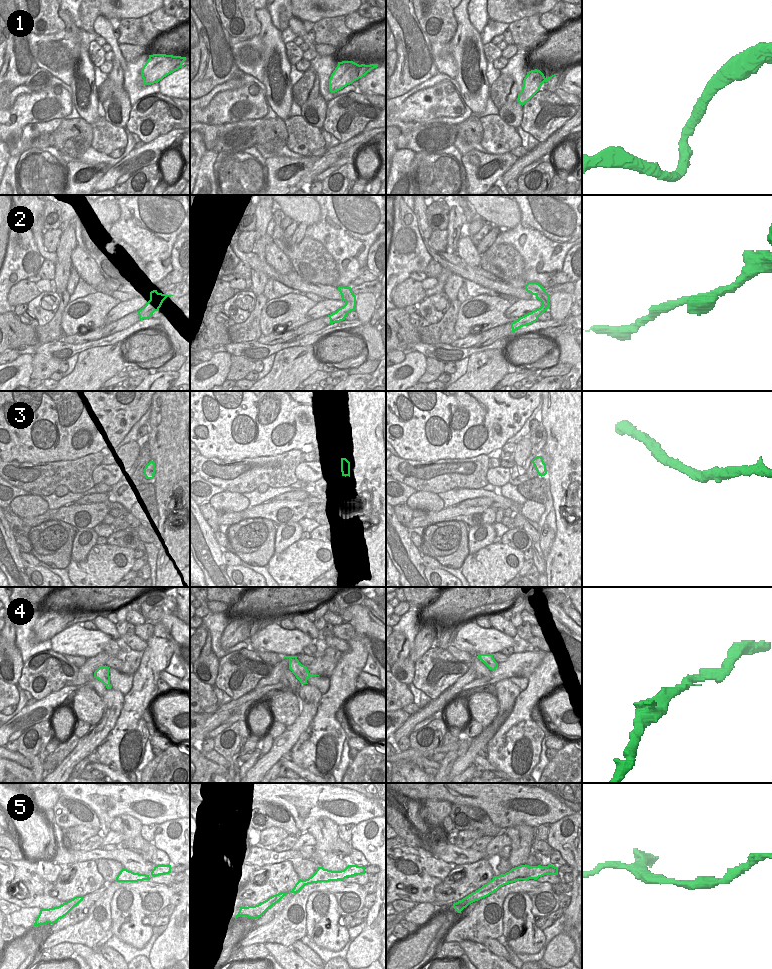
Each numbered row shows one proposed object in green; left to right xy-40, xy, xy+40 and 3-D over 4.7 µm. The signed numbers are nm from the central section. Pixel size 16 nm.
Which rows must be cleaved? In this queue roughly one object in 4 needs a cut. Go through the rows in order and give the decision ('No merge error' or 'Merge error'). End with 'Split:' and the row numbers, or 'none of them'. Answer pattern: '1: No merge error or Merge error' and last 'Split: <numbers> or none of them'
1: No merge error
2: No merge error
3: No merge error
4: No merge error
5: No merge error
Split: none of them

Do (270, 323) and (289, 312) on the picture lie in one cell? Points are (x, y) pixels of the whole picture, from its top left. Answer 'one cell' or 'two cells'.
one cell

